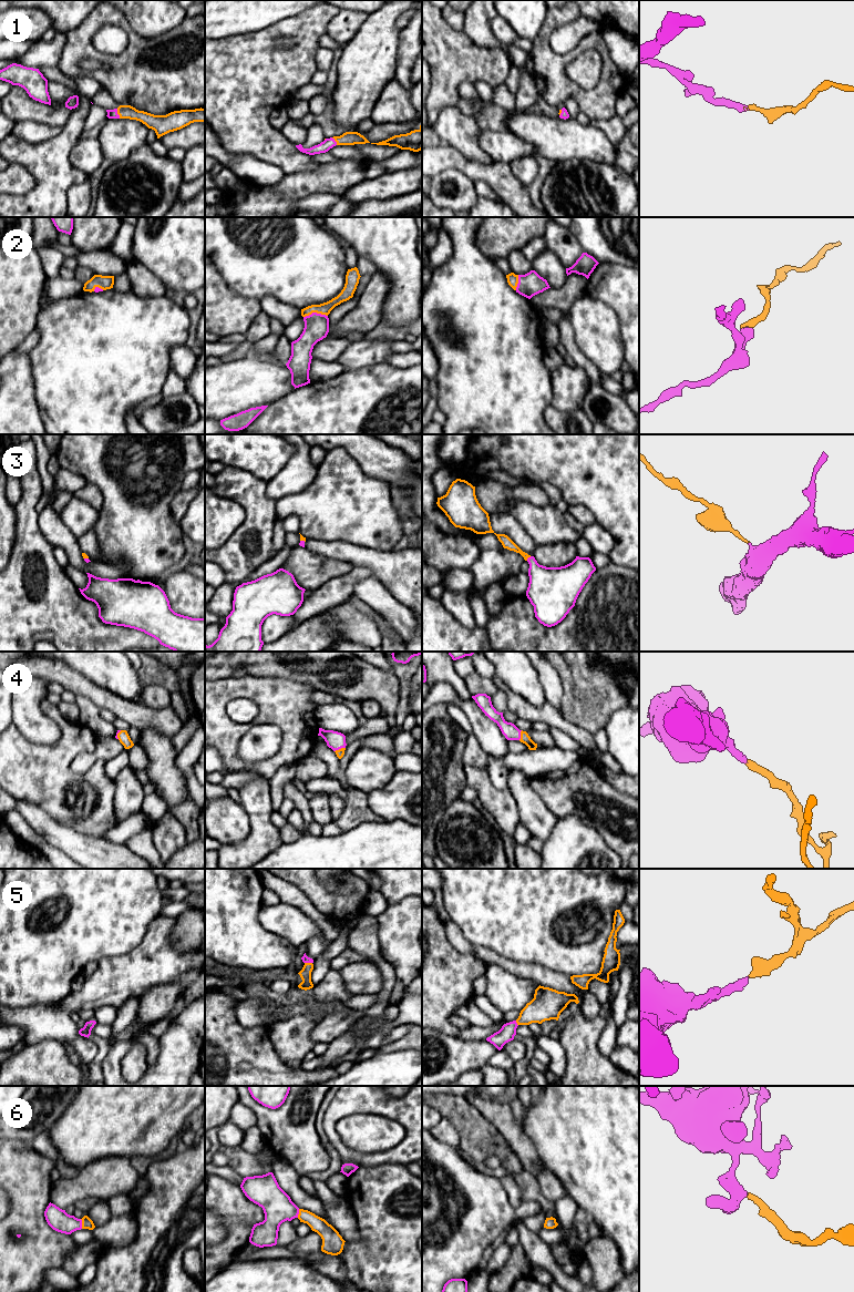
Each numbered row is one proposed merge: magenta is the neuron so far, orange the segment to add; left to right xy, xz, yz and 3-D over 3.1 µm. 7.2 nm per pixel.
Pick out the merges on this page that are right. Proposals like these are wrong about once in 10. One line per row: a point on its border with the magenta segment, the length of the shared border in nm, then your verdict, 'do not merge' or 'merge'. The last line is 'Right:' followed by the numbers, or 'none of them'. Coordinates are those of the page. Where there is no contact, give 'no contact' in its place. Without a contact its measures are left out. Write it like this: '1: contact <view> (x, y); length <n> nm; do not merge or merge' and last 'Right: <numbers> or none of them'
1: contact xy (116, 113); length 80 nm; merge
2: contact xz (315, 313); length 180 nm; merge
3: contact yz (528, 557); length 50 nm; merge
4: contact xz (339, 748); length 90 nm; merge
5: contact yz (516, 1023); length 40 nm; merge
6: contact xy (81, 1223); length 70 nm; merge
Right: 1, 2, 3, 4, 5, 6

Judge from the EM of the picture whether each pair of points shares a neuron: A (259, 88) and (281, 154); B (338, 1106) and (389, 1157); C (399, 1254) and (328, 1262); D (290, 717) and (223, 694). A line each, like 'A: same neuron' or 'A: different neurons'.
A: same neuron
B: same neuron
C: different neurons
D: same neuron

